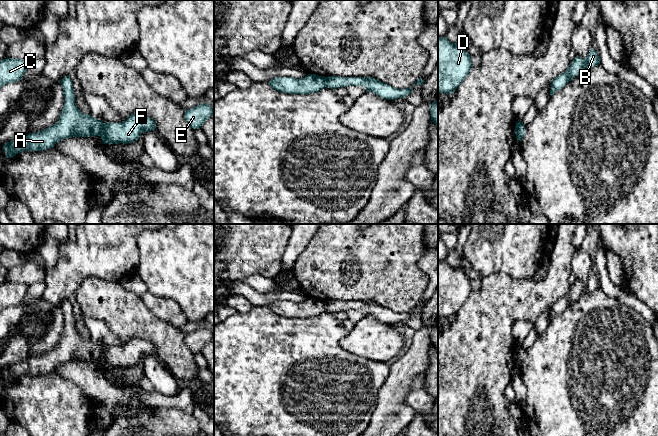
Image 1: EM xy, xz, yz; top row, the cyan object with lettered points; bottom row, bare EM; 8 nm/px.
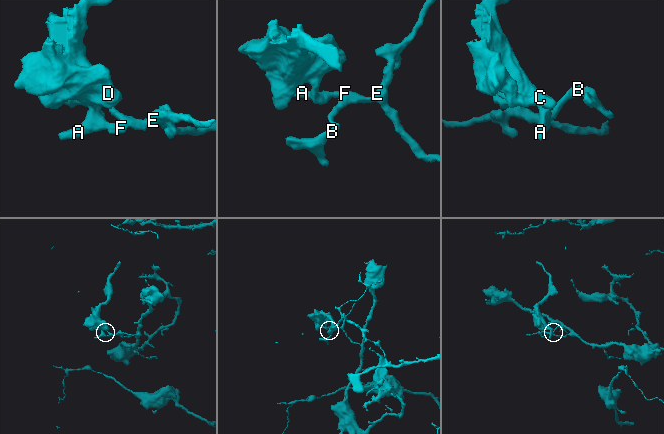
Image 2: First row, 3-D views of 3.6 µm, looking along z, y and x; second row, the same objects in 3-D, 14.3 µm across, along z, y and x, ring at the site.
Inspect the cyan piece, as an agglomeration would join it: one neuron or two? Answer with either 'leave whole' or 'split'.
split

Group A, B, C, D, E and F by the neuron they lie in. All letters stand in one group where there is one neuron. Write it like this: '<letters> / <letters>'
A C D / B E F

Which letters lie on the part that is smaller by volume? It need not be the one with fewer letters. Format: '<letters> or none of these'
A, C, D

